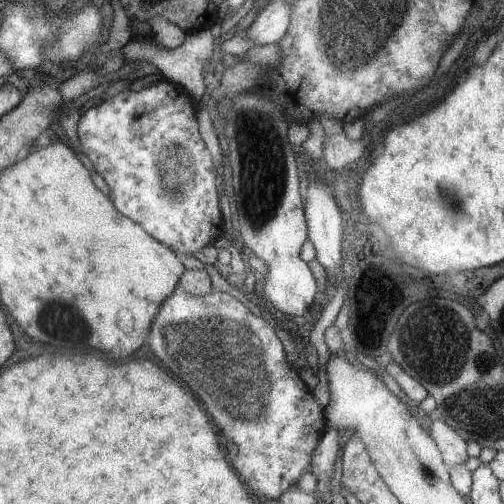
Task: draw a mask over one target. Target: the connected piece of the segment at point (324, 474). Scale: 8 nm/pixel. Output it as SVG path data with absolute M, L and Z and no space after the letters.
M329 428L319 442L318 448L315 450L314 460L311 462L312 472L317 478L315 490L319 490L324 495L325 492L331 490L332 476L334 476L334 464L338 458L338 429Z

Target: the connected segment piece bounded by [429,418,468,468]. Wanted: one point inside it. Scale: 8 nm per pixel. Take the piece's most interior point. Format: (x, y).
(453, 447)

